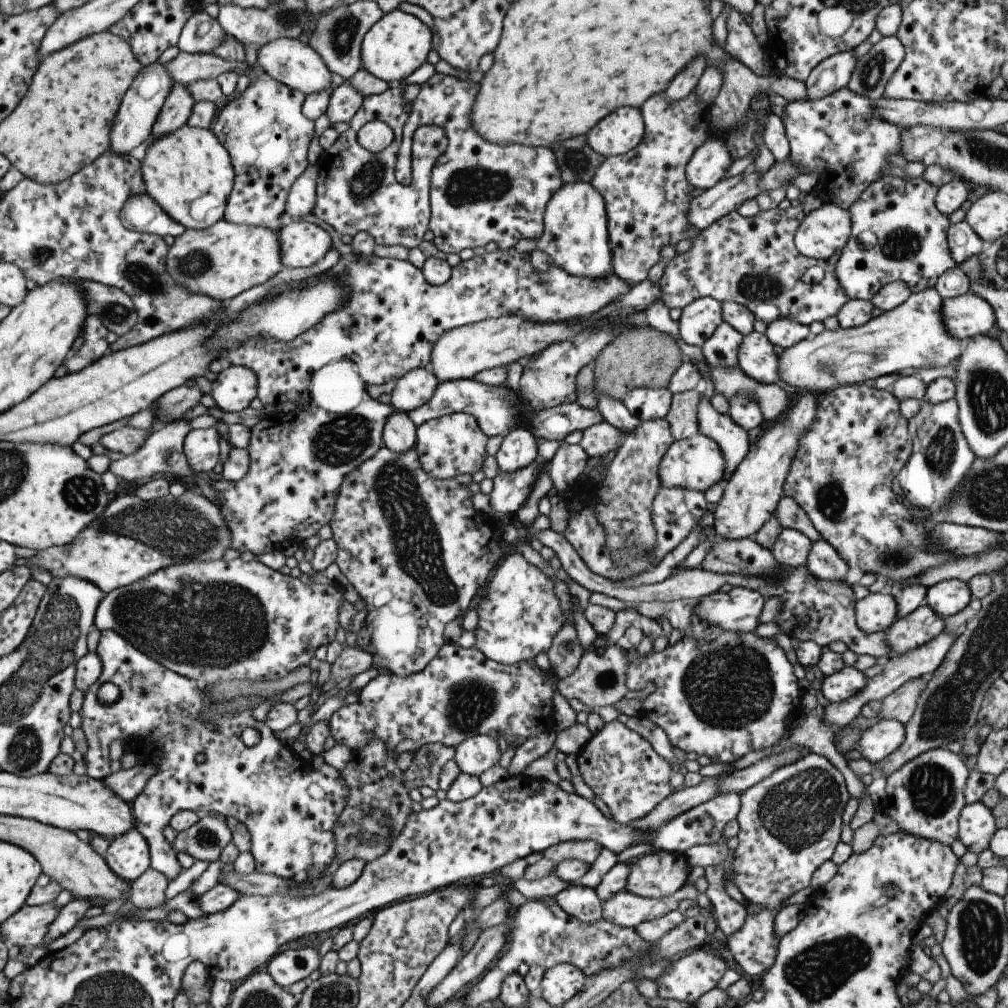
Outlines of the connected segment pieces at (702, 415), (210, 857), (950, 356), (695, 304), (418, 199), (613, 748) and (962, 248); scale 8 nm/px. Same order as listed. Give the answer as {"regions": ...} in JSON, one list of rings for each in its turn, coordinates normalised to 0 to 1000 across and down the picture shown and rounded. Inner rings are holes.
{"regions":[[[[697,390],[693,392],[690,418],[692,429],[706,435],[714,442],[719,457],[718,474],[721,476],[743,446],[741,428],[732,424],[721,410],[709,408]]],[[[215,807],[199,808],[196,814],[186,823],[175,827],[172,842],[184,845],[193,853],[215,854],[218,845],[229,834],[229,825],[223,812]]],[[[927,285],[918,286],[913,291],[904,291],[892,304],[864,314],[858,321],[843,326],[830,324],[828,327],[816,326],[805,337],[793,339],[778,345],[771,353],[771,373],[773,382],[789,390],[803,390],[815,393],[818,389],[834,382],[865,380],[874,372],[887,371],[896,365],[917,365],[920,363],[938,363],[947,361],[951,353],[952,336],[945,335],[933,318],[935,296]]],[[[695,295],[680,303],[672,317],[676,337],[694,344],[717,318],[714,304],[715,301],[705,295]]],[[[384,86],[378,93],[361,97],[358,106],[345,121],[344,129],[335,133],[330,143],[324,149],[319,149],[314,157],[313,202],[309,212],[338,233],[349,235],[358,229],[367,232],[374,244],[396,242],[407,247],[420,238],[427,215],[427,169],[441,149],[442,135],[437,125],[418,124],[413,127],[407,179],[404,184],[396,183],[391,176],[391,165],[399,138],[399,125],[408,106],[408,101],[400,98],[399,89],[395,86]],[[371,119],[381,121],[389,129],[389,140],[372,153],[362,149],[353,138],[356,127]]],[[[612,713],[598,717],[598,720],[586,729],[586,732],[571,748],[571,759],[578,776],[586,783],[589,790],[598,795],[607,813],[617,818],[626,817],[631,813],[640,810],[668,785],[663,775],[668,768],[665,758],[648,745],[644,735],[638,733],[630,725],[624,724]]],[[[954,219],[942,222],[938,228],[938,239],[944,257],[951,264],[958,256],[970,253],[977,245],[974,238],[967,232],[966,228]]]]}

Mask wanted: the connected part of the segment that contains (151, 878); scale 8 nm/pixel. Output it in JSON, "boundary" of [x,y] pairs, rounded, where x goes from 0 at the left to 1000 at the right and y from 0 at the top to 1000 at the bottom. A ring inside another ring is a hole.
{"boundary":[[[148,860],[129,876],[126,896],[135,903],[162,900],[166,895],[162,888],[166,876],[163,867]]]}

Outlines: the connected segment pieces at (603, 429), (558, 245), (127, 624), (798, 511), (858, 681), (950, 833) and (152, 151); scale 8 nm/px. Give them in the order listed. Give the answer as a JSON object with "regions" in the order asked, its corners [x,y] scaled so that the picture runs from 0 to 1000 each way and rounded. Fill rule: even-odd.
{"regions":[[[[604,420],[586,422],[577,428],[577,434],[574,442],[586,454],[598,453],[604,446],[611,445],[615,442],[620,431]]],[[[585,181],[559,182],[542,200],[538,219],[539,228],[529,249],[541,250],[549,264],[559,267],[563,272],[587,277],[608,271],[599,198]]],[[[235,553],[226,558],[223,558],[219,555],[215,555],[212,557],[182,557],[172,559],[168,562],[160,563],[158,565],[155,565],[154,567],[151,567],[150,569],[144,571],[144,573],[139,573],[138,575],[127,579],[126,581],[118,582],[112,584],[111,586],[108,586],[107,588],[103,588],[102,593],[98,596],[96,603],[94,604],[92,619],[94,620],[94,623],[98,625],[98,627],[112,626],[114,629],[117,629],[118,631],[120,631],[120,633],[123,633],[128,639],[130,639],[132,643],[135,643],[139,648],[142,648],[144,651],[146,651],[146,653],[150,653],[150,655],[160,658],[160,661],[163,661],[165,664],[172,666],[176,671],[191,674],[198,679],[209,680],[216,675],[275,675],[276,673],[283,671],[286,667],[289,667],[289,665],[291,665],[292,663],[295,663],[295,661],[305,660],[307,654],[312,651],[311,647],[315,641],[318,641],[318,639],[324,640],[329,635],[331,635],[332,625],[334,625],[334,622],[336,621],[334,608],[335,601],[338,596],[342,595],[340,595],[339,585],[336,582],[334,583],[328,579],[323,580],[313,577],[310,577],[309,579],[301,579],[301,577],[298,577],[296,573],[288,572],[287,570],[281,570],[279,567],[267,563],[266,562],[263,562],[260,558],[257,558],[253,555],[250,555],[247,558],[241,558],[238,553]]],[[[776,490],[769,503],[768,513],[776,525],[789,525],[797,529],[804,537],[814,535],[797,505],[783,491]]],[[[837,661],[833,666],[815,673],[813,691],[816,697],[834,696],[853,686],[859,675],[854,666]]],[[[934,741],[918,745],[893,760],[879,772],[877,782],[879,791],[871,798],[868,804],[872,804],[878,810],[882,810],[895,826],[906,828],[919,834],[928,834],[941,840],[943,835],[949,832],[950,808],[958,799],[955,783],[957,782],[959,771],[960,766],[954,749],[948,749]]],[[[184,122],[172,131],[151,138],[139,160],[139,172],[144,192],[185,227],[202,227],[221,216],[232,171],[226,151],[208,127]]]]}

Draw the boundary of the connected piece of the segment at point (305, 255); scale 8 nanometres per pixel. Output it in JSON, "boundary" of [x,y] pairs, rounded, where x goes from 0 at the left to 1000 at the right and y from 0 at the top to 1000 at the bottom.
{"boundary":[[[290,219],[274,230],[278,259],[287,266],[305,266],[322,254],[328,236],[317,225],[304,219]]]}

